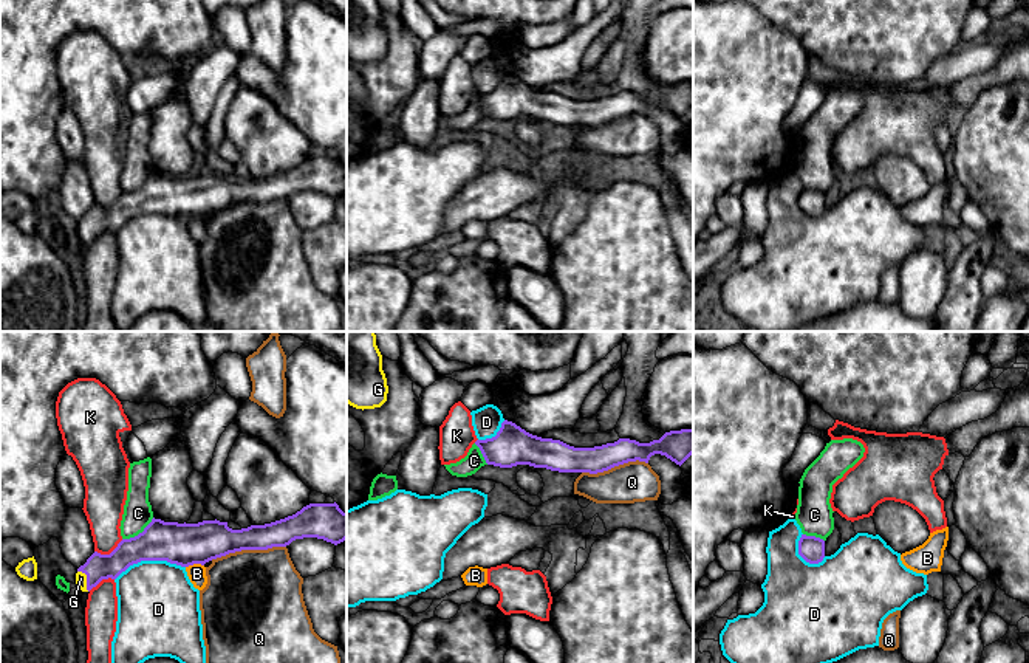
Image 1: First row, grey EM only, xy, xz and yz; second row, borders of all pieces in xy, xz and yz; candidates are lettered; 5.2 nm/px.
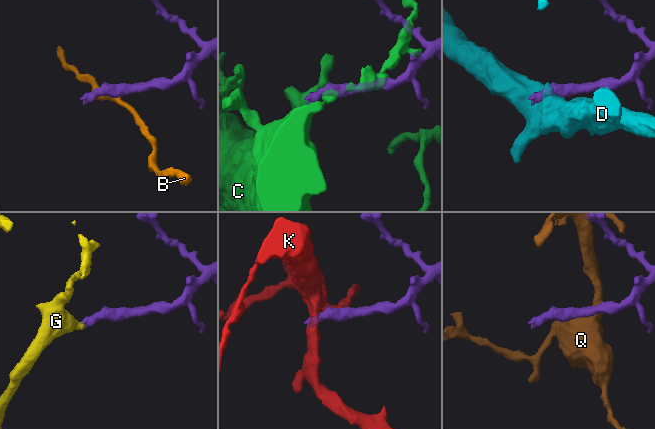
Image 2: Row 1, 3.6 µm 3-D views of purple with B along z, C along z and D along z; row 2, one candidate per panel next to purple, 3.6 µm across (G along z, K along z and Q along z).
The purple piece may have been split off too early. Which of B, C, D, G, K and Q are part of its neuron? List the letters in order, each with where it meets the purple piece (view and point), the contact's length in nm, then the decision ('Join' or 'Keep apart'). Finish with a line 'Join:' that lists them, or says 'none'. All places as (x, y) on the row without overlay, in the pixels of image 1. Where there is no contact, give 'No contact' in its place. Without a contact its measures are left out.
B: Touches purple at xy (194, 216). Shared border 100 nm. Keep apart
C: Touches purple at xy (140, 186). Shared border 200 nm. Keep apart
D: Touches purple at xy (149, 212). Shared border 380 nm. Keep apart
G: Touches purple at xy (87, 233). Shared border 130 nm. Join
K: Touches purple at xy (110, 206). Shared border 170 nm. Keep apart
Q: Touches purple at xy (248, 202). Shared border 400 nm. Keep apart
Join: G

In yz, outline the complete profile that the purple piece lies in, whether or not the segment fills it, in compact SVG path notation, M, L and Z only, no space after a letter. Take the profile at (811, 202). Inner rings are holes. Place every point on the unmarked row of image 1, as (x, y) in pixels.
M802 187L798 208L809 217L819 217L825 211L825 194L815 189Z

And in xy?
M309 156L292 169L232 183L227 175L178 177L152 172L135 191L122 192L110 208L94 204L77 222L76 237L90 245L102 232L116 232L141 214L167 214L181 220L206 215L241 203L286 200L296 192L317 191L334 198L347 192L347 166L334 156Z

